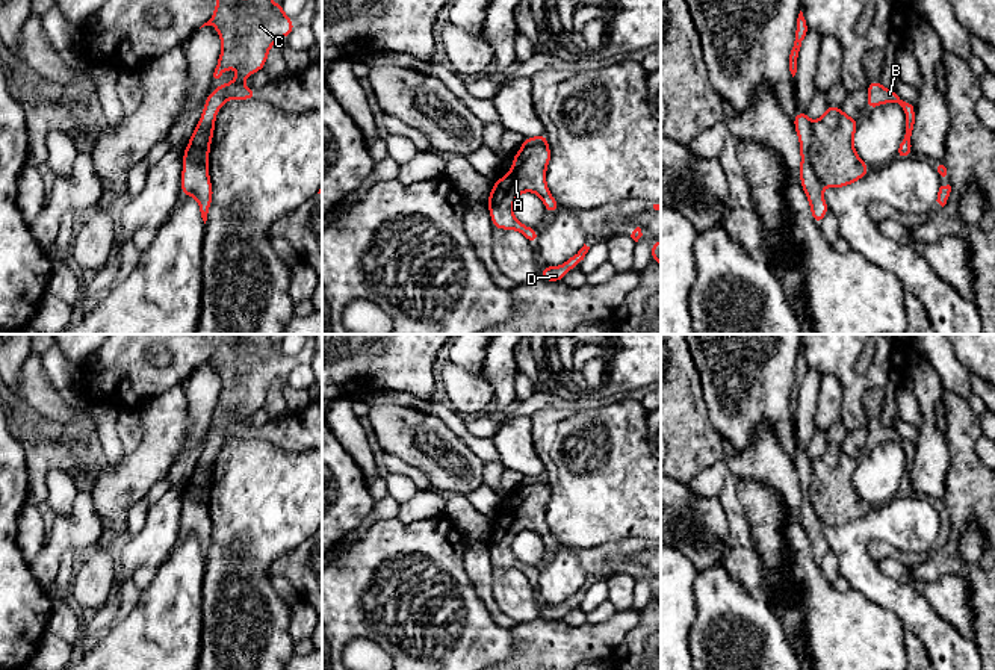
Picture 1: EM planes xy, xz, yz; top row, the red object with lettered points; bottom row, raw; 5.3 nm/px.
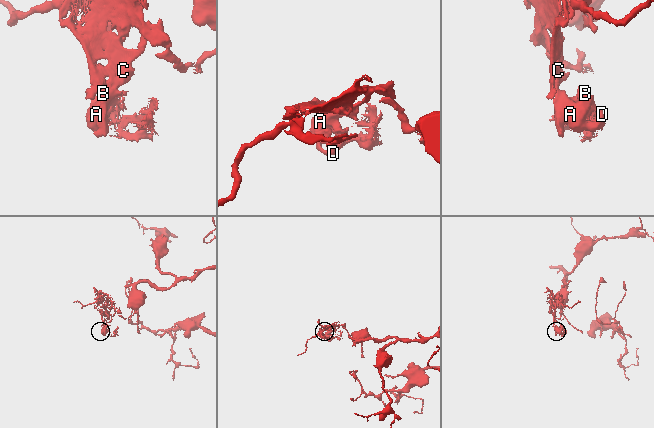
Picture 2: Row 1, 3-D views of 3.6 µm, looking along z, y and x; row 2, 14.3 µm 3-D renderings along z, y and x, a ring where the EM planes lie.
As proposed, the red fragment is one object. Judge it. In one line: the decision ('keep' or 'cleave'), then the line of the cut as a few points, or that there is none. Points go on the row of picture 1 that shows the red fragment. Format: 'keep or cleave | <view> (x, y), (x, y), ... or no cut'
cleave | yz (811, 123), (811, 167), (823, 185)

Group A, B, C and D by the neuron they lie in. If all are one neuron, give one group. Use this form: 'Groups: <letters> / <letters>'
Groups: A B D / C

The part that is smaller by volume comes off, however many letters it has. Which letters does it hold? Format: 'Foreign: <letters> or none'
Foreign: A, B, D

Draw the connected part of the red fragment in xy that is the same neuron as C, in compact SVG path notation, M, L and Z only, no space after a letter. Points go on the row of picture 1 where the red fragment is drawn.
M216 0L216 9L204 26L215 26L222 44L213 77L219 79L231 67L240 71L230 85L219 85L206 97L204 112L183 151L181 195L198 201L206 224L213 188L204 153L210 151L210 126L224 104L225 92L263 70L272 44L287 38L296 26L283 12L281 2L274 5L271 0L248 0L246 6L242 0Z

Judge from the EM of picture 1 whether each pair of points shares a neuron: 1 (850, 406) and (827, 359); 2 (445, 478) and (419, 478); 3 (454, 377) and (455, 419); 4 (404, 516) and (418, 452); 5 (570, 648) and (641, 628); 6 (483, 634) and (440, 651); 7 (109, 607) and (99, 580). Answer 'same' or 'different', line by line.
1: same
2: different
3: different
4: different
5: different
6: same
7: different

